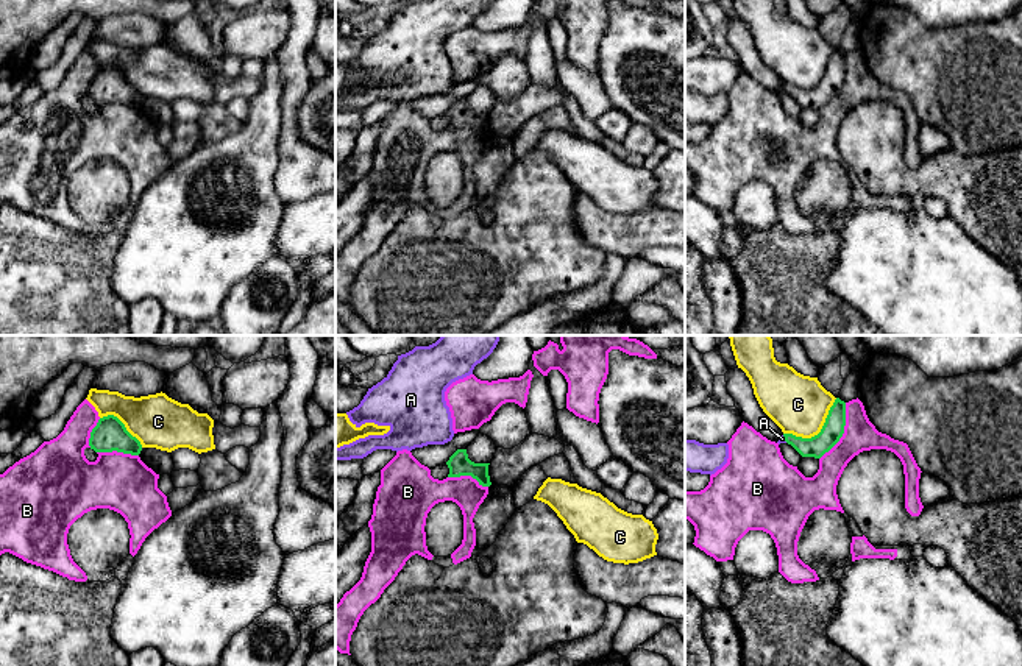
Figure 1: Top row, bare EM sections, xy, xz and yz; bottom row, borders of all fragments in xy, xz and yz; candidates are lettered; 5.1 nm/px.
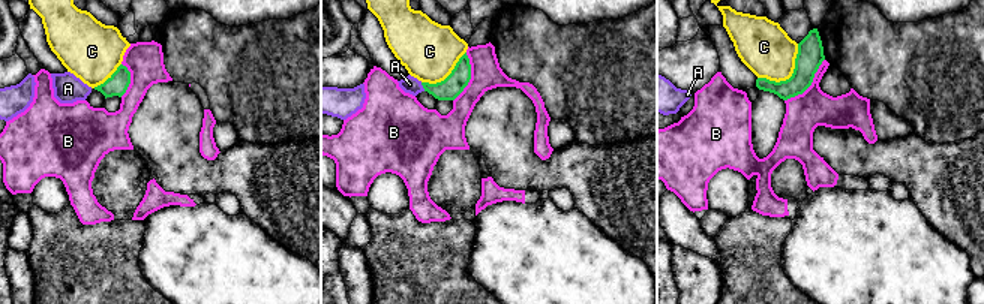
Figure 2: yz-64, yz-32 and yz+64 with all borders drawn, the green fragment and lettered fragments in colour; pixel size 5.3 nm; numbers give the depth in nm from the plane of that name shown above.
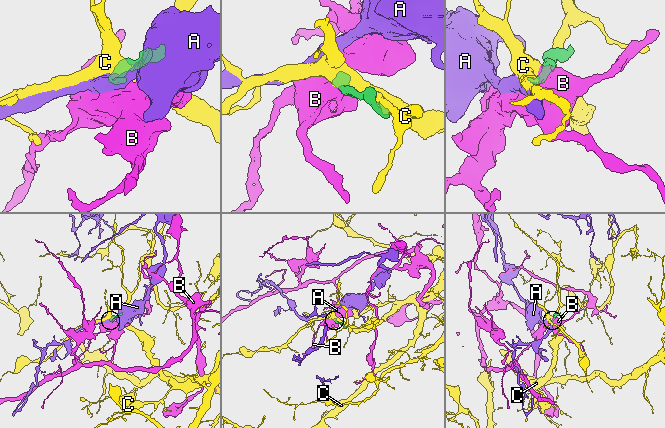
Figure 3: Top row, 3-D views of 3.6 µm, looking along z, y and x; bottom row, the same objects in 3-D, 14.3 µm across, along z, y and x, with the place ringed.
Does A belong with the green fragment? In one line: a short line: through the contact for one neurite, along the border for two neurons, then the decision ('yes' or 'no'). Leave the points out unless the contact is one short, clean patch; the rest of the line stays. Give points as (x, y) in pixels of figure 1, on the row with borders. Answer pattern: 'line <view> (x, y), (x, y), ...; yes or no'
line yz (832, 431), (819, 443), (785, 439), (782, 439); yes

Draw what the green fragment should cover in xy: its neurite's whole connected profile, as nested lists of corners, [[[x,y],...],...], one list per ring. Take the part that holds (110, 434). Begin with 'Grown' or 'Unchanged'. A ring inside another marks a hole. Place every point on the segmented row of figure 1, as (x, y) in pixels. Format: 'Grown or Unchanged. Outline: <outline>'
Unchanged. Outline: [[[114,415],[98,420],[90,432],[89,446],[95,452],[123,452],[139,455],[142,451],[140,441],[133,437],[125,424]]]

